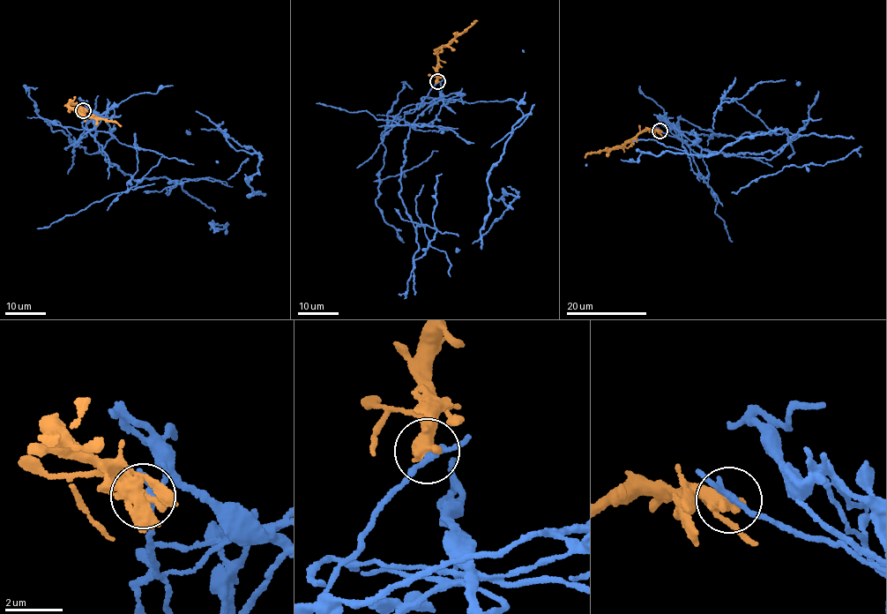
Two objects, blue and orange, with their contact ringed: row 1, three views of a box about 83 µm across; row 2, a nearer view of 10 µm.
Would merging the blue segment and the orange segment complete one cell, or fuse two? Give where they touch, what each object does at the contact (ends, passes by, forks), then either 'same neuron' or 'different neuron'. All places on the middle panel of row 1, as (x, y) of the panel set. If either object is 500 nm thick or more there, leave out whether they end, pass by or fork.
at (437, 81); different neuron

